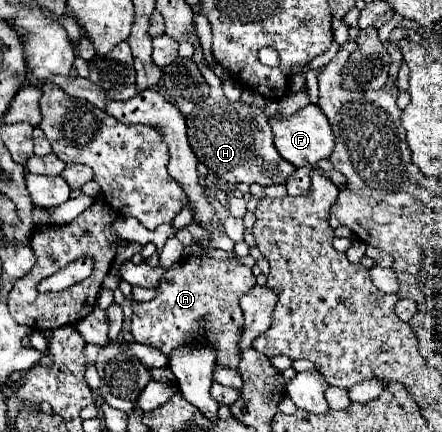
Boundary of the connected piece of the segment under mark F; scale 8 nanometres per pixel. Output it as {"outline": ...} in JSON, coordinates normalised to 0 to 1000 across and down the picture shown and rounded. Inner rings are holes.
{"outline":[[[699,238],[695,248],[667,257],[654,271],[636,271],[622,266],[609,275],[609,289],[618,299],[622,326],[627,326],[627,350],[636,354],[636,363],[654,377],[663,377],[667,387],[686,387],[686,382],[717,382],[722,368],[740,368],[758,340],[758,317],[749,303],[749,289],[740,280],[740,271],[722,257],[717,243]]]}

